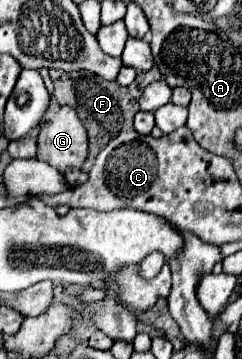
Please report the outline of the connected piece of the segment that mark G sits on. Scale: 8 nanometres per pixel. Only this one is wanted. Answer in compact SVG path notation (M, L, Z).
M59 107L37 139L37 159L65 173L67 169L81 169L89 153L87 131L71 107Z

